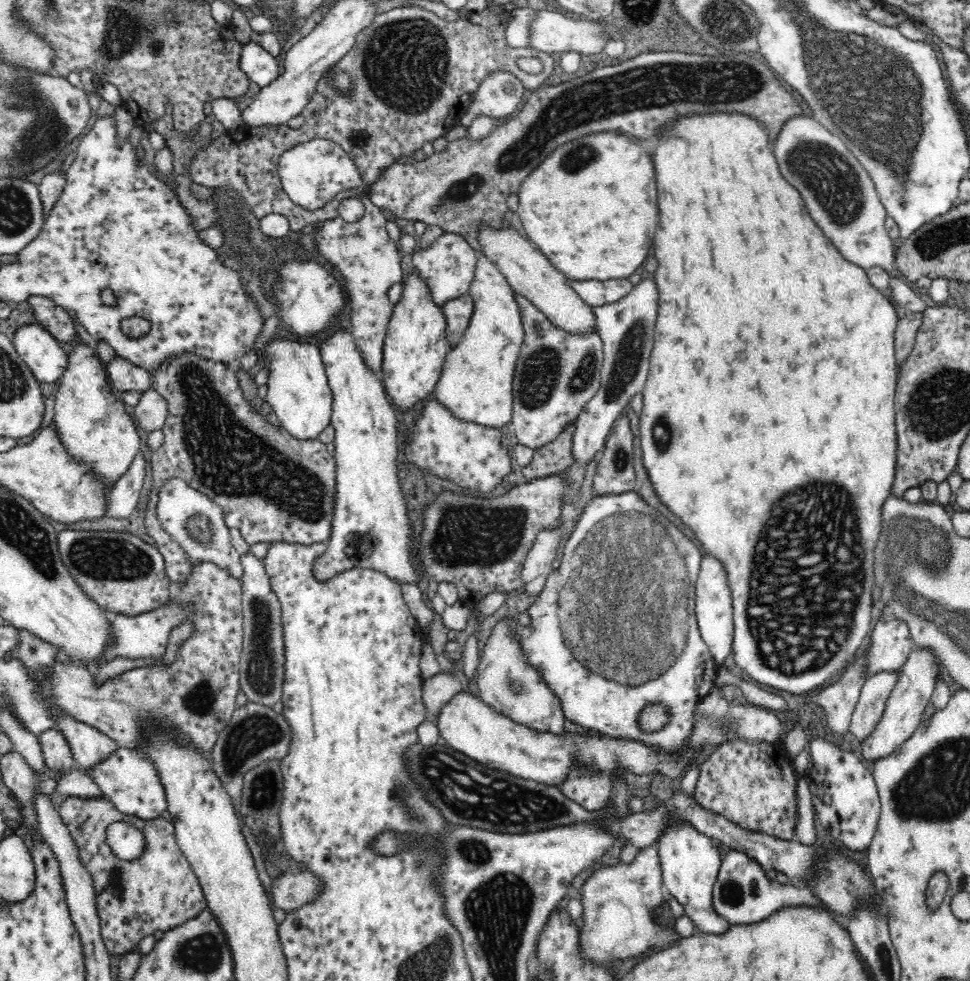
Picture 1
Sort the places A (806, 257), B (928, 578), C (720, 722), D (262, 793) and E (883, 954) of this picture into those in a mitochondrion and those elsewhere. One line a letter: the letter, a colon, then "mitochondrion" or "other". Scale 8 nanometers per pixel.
A: other
B: mitochondrion
C: mitochondrion
D: mitochondrion
E: mitochondrion

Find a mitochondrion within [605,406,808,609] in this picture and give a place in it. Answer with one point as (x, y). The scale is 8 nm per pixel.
(662, 428)

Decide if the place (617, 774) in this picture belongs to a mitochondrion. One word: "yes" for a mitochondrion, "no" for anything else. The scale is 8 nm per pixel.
no

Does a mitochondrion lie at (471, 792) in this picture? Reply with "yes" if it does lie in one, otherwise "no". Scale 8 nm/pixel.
yes

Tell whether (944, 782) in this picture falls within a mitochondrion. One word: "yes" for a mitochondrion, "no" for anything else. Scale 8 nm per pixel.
yes

